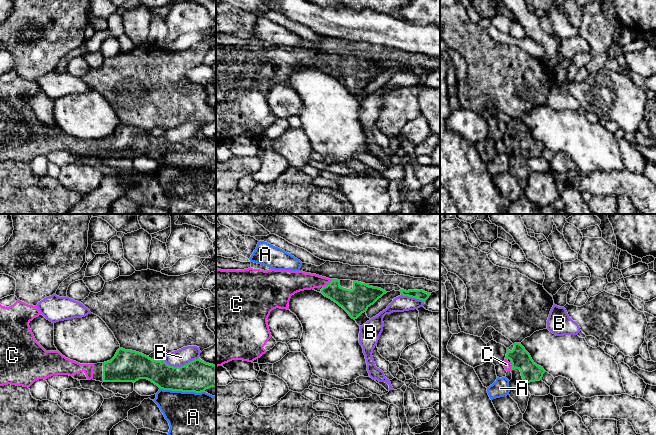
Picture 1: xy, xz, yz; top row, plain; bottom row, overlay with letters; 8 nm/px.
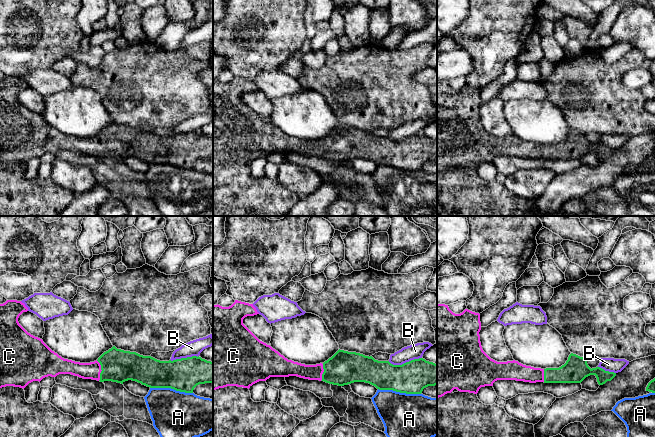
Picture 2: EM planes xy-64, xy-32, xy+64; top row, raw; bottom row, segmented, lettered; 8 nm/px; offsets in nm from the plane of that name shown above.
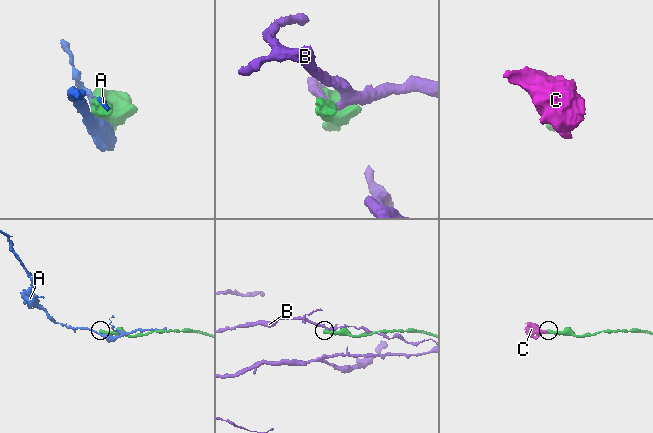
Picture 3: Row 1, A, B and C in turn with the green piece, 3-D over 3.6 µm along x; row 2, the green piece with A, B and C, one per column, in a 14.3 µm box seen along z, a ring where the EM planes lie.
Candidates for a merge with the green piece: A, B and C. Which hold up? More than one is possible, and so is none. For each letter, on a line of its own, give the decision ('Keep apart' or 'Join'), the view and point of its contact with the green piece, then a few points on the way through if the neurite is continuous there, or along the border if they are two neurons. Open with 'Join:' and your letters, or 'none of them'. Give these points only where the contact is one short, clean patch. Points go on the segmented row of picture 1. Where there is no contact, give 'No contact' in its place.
Join: C
A: Keep apart. Touches green at xy (182, 391)
B: Keep apart. Touches green at xy (181, 366)
C: Join. Touches green at xz (328, 284). Path across: xz (354, 301), (339, 295), (328, 284), (320, 281), (297, 281)

